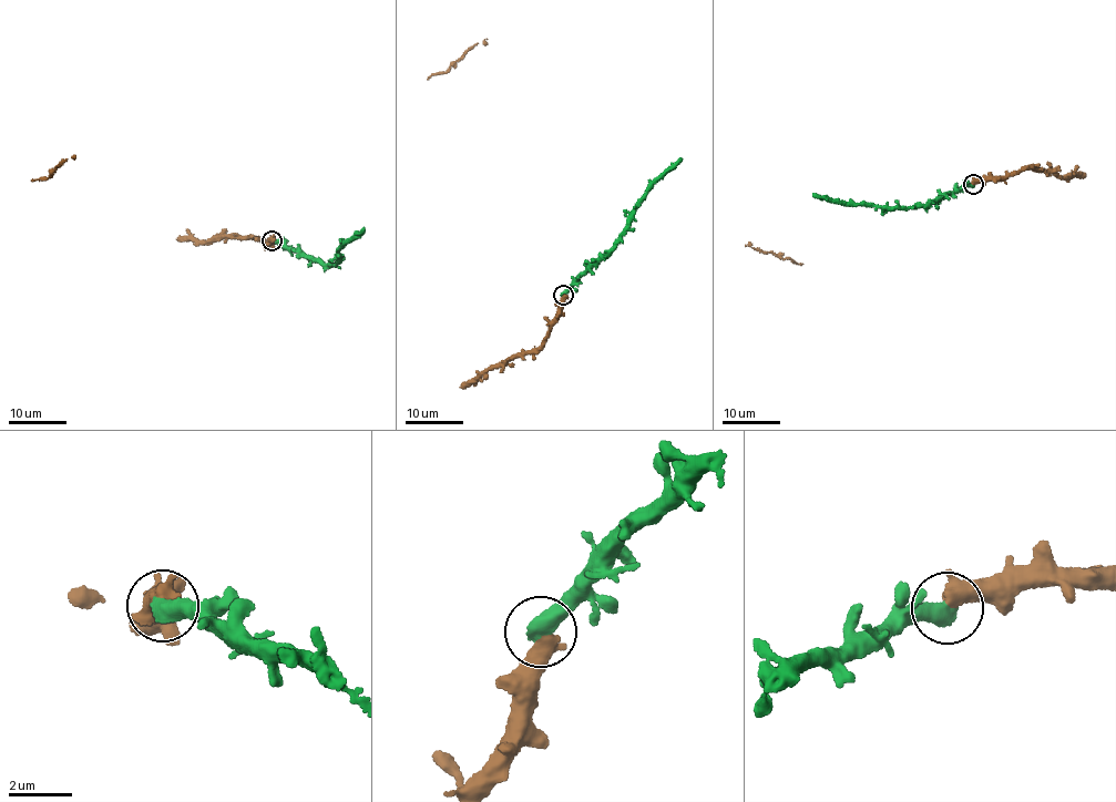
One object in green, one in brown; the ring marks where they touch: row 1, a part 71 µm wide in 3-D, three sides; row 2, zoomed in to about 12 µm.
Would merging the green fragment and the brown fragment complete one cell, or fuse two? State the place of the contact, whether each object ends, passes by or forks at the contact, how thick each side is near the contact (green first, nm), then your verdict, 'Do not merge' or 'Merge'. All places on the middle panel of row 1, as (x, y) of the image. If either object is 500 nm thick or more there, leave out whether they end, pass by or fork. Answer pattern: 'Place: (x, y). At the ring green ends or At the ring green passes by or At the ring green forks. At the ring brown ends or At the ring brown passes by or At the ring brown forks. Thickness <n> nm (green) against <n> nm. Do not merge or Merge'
Place: (563, 295). Thickness 600 nm (green) against 550 nm. Merge

